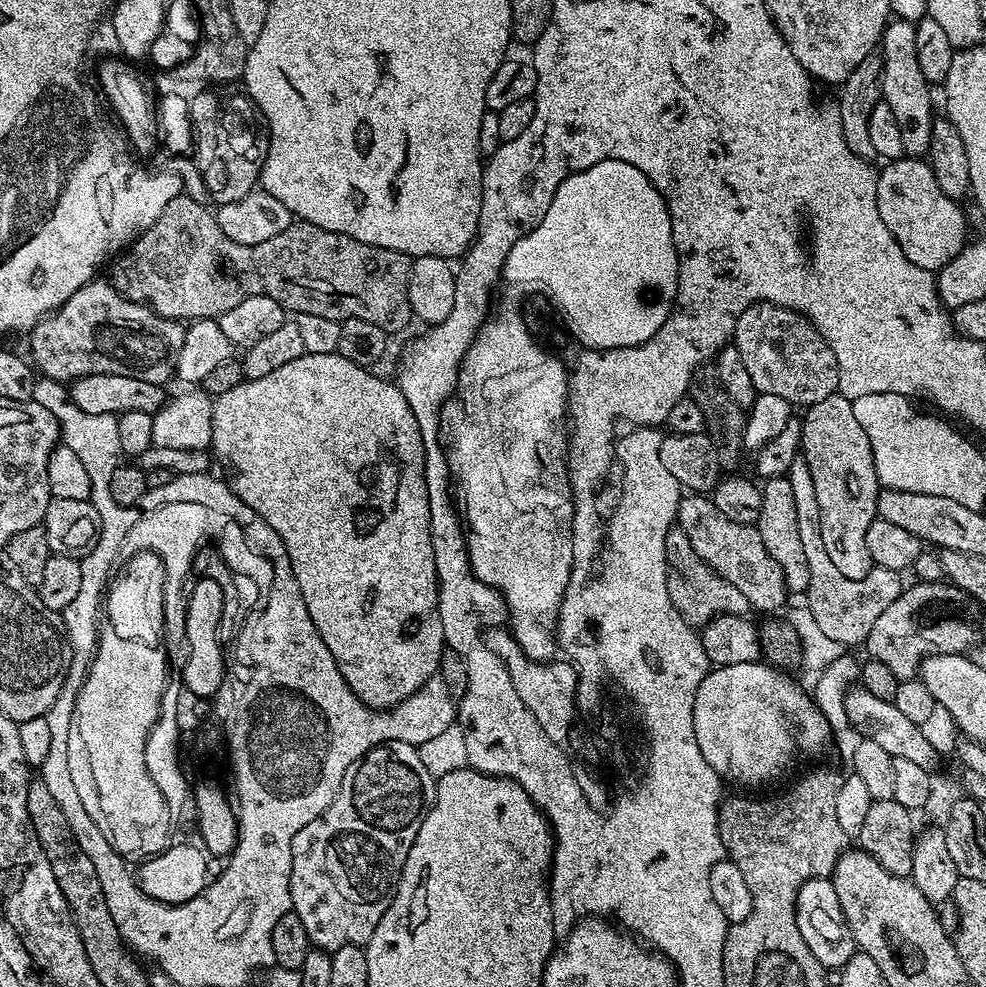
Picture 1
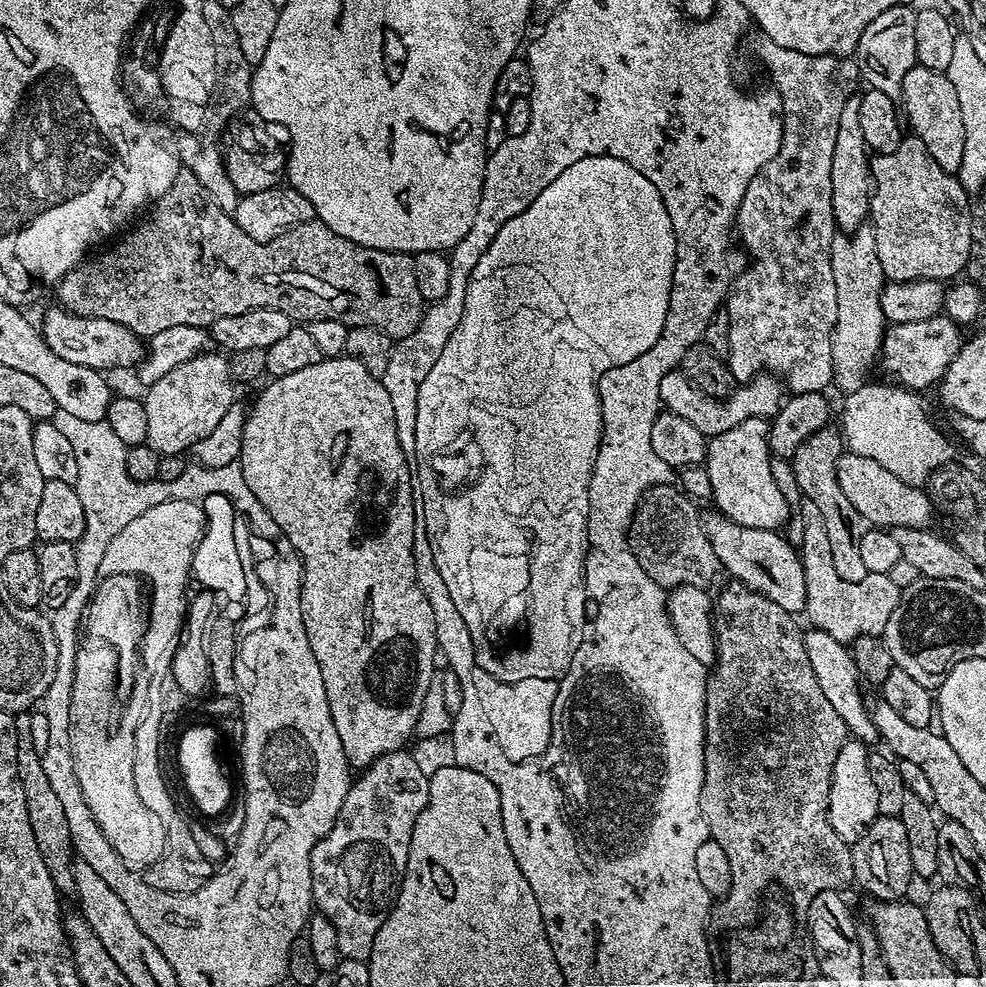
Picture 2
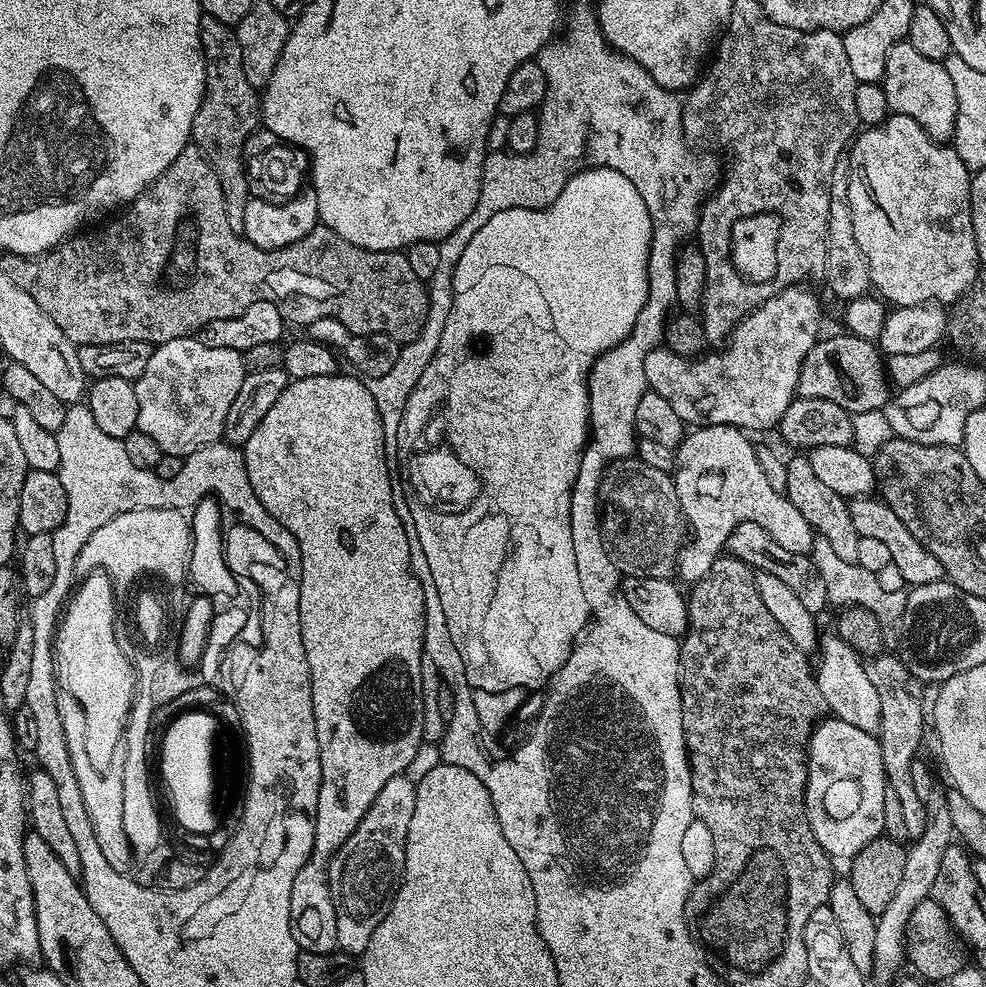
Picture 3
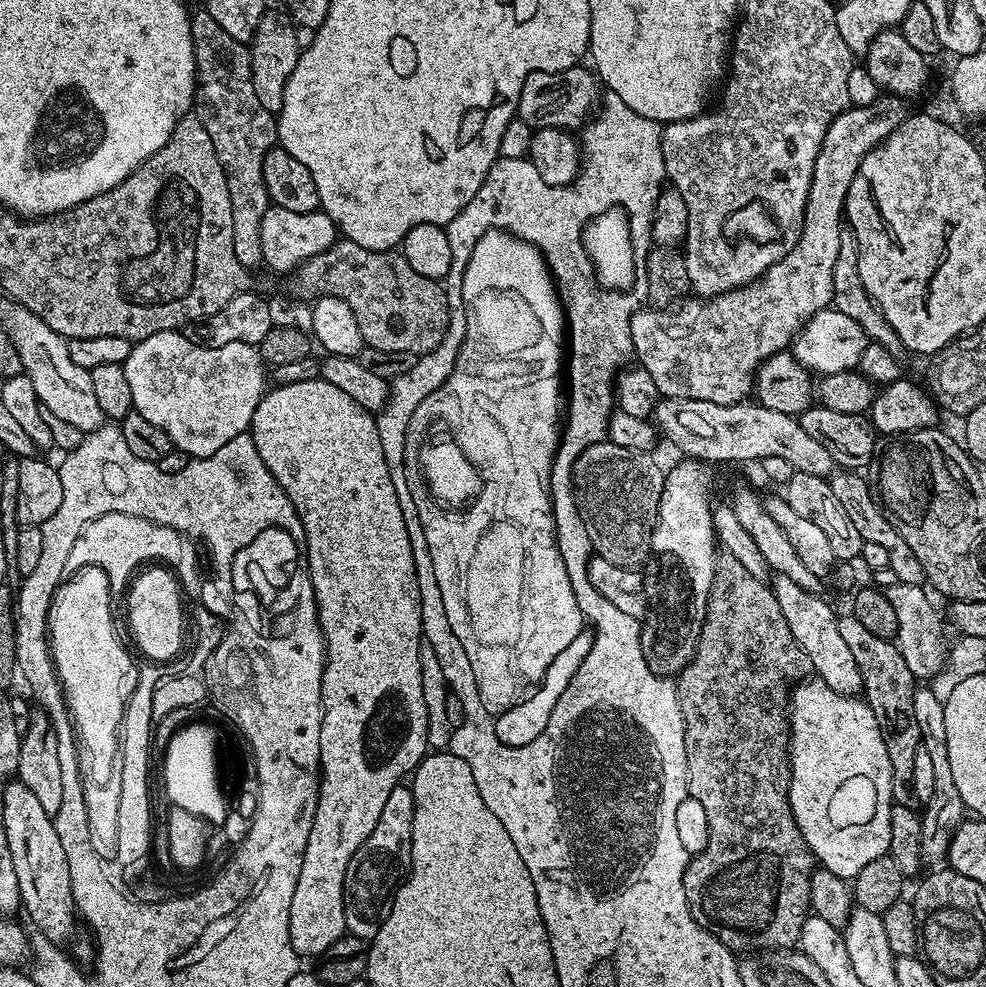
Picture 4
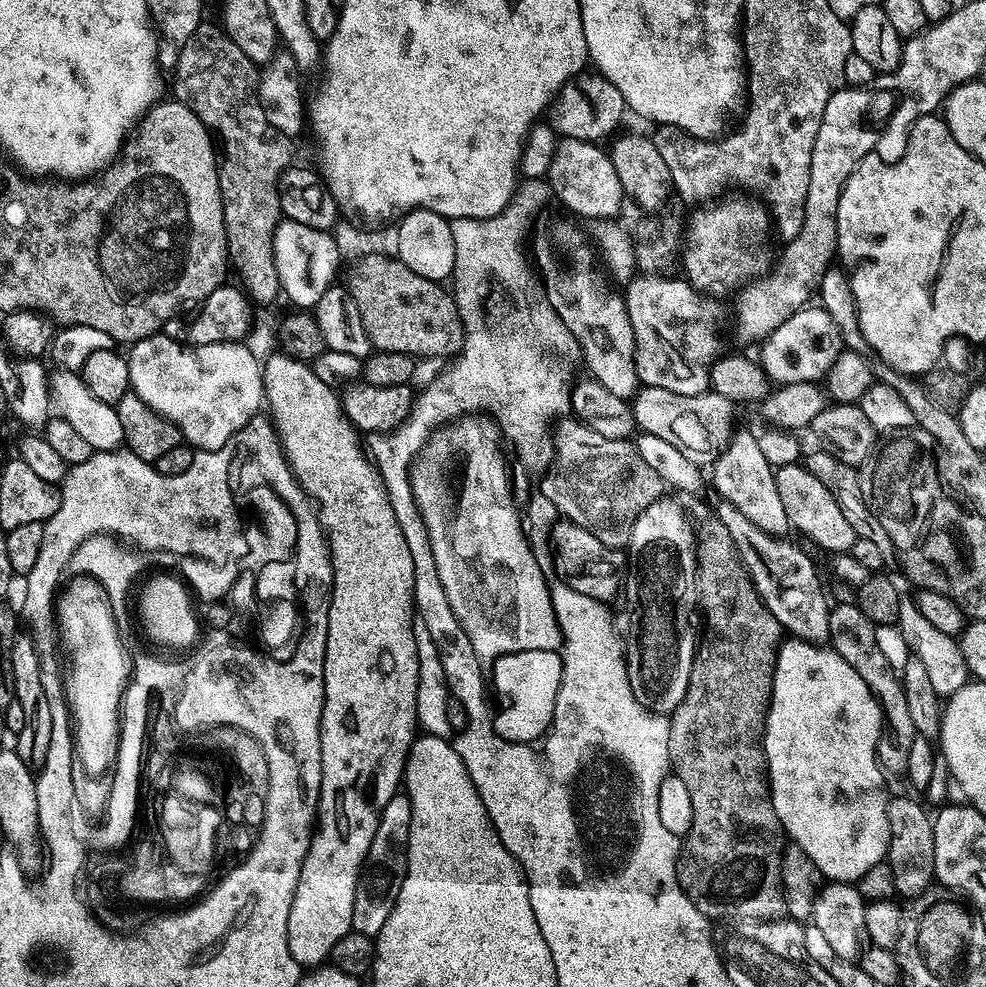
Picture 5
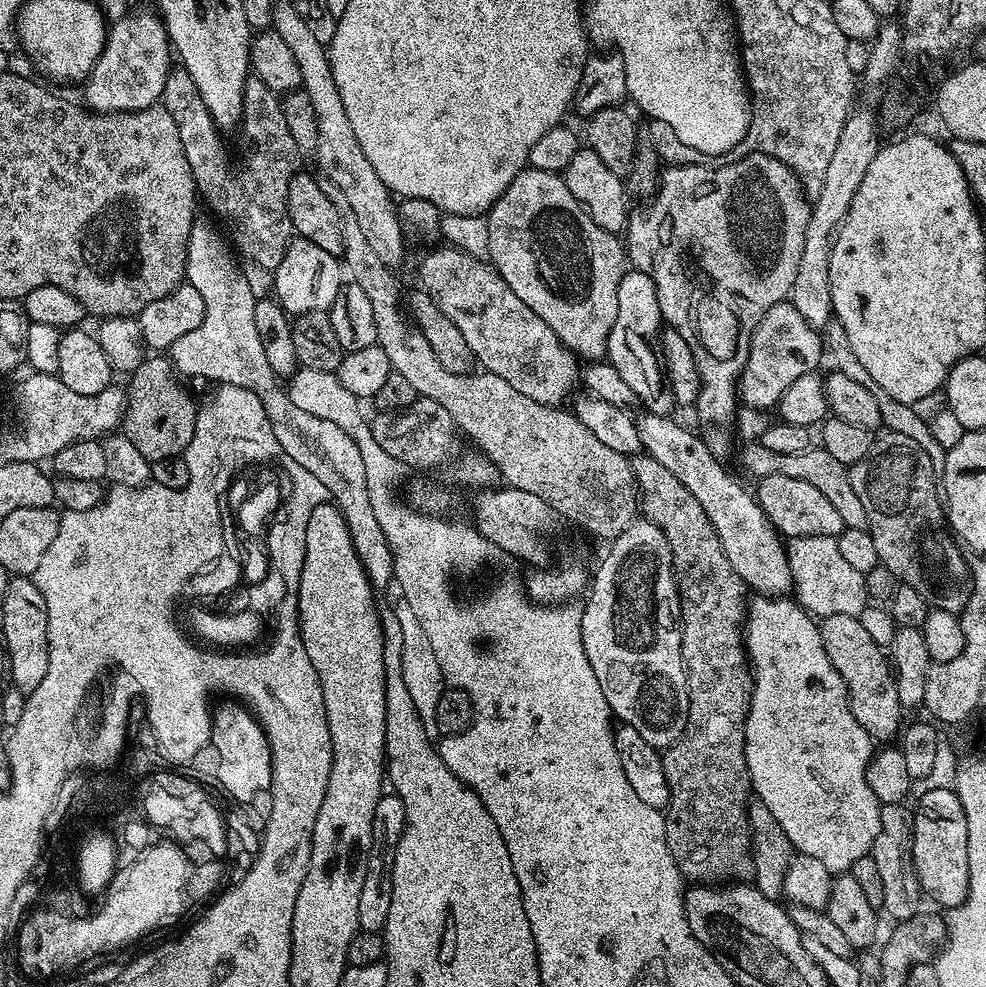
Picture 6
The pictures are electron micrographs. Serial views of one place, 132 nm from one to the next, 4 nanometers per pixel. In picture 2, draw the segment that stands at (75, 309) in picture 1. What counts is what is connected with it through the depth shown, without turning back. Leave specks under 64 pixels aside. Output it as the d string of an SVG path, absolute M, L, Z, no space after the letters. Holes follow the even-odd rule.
M53 306L45 314L42 335L46 346L50 346L58 358L97 370L116 367L131 369L146 352L145 341L126 330L126 326L118 326L118 322L106 322L106 318L79 316L59 306Z

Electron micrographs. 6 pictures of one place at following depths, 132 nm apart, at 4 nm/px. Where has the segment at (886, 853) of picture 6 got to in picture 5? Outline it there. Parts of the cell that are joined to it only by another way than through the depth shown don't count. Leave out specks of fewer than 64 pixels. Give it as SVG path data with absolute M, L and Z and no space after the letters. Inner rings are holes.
M893 795L886 806L886 818L890 822L890 846L886 862L894 870L896 896L912 900L923 897L928 887L933 887L934 870L934 830L933 817L916 800L908 796Z

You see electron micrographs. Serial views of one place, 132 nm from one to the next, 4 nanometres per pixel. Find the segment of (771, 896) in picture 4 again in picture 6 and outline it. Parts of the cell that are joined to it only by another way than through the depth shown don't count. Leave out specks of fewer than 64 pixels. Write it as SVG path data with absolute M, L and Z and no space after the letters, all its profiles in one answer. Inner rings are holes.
M637 454L631 457L632 472L636 476L636 487L638 489L638 508L643 519L649 520L666 538L666 542L672 551L672 569L676 571L676 587L680 593L680 606L678 609L678 623L680 626L680 653L684 659L684 673L688 683L688 721L684 732L676 740L671 748L663 753L664 773L666 782L672 785L672 796L668 800L668 806L664 812L664 825L666 826L666 846L678 866L681 877L685 881L695 882L700 886L720 886L725 882L748 882L753 879L752 875L752 831L748 828L748 806L750 803L750 781L748 778L748 767L746 766L746 754L744 753L744 725L748 717L748 707L752 701L752 673L749 668L748 654L744 647L744 621L746 619L746 585L738 570L730 566L730 558L726 558L726 550L722 550L722 542L715 533L714 526L698 504L686 486L674 478L661 462L647 454Z

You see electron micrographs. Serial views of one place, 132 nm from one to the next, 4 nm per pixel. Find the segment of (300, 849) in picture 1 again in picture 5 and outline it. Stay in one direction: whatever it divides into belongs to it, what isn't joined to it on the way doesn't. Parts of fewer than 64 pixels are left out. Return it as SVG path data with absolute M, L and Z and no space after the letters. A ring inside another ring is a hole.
M397 794L380 811L374 842L370 842L368 857L364 859L364 867L360 870L360 881L354 894L352 931L375 938L382 926L386 926L386 918L390 918L394 902L398 902L398 890L402 890L402 882L406 876L409 838L410 798L406 794Z

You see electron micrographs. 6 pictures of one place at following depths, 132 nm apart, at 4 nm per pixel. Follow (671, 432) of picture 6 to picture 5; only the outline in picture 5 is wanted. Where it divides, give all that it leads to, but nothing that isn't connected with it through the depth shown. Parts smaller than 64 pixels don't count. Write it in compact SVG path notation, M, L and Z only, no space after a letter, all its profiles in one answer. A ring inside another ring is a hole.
M719 499L714 507L734 541L744 569L758 590L760 601L767 606L770 614L774 614L781 629L800 640L827 641L830 603L824 597L815 562L798 545L791 544L788 538L773 536L756 526L733 503Z

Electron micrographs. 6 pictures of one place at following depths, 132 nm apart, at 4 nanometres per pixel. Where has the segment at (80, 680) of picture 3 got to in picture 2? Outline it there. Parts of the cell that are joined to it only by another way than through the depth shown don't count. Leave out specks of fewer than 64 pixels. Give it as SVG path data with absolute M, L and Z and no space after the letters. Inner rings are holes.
M114 574L105 576L96 585L92 599L86 609L86 636L89 641L100 641L108 644L116 652L117 684L115 695L120 698L128 696L136 684L136 668L138 672L138 649L140 637L146 627L146 612L140 606L140 588L142 584L135 576Z

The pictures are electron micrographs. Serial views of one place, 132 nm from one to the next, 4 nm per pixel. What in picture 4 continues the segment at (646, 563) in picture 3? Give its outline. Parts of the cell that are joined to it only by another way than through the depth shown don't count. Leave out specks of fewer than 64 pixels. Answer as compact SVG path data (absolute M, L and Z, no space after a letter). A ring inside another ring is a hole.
M603 442L590 446L572 466L576 508L586 526L588 540L597 557L616 566L639 569L652 552L652 530L660 514L665 469L652 452L625 450Z

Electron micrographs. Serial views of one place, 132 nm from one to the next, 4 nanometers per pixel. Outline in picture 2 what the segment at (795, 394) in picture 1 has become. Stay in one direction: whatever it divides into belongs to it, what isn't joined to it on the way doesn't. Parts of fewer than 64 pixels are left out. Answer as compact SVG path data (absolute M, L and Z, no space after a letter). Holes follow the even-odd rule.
M760 34L756 40L756 56L764 63L768 76L772 79L771 87L780 96L782 110L784 111L784 133L780 143L780 152L773 160L763 164L758 174L746 188L739 210L736 211L735 231L738 240L741 240L743 251L750 257L750 263L744 271L732 281L732 289L728 291L726 307L729 312L730 332L729 350L726 355L728 368L731 370L737 385L751 384L755 376L767 374L775 376L781 385L792 394L810 394L811 392L824 392L827 384L833 383L832 374L832 334L836 331L838 318L838 290L834 286L834 270L832 269L832 241L838 235L834 210L832 209L832 179L830 166L834 158L834 141L838 138L838 114L842 114L842 106L857 91L856 84L861 83L860 71L855 59L841 58L839 56L811 56L798 54L798 50L786 50L786 46L778 46L770 37Z

